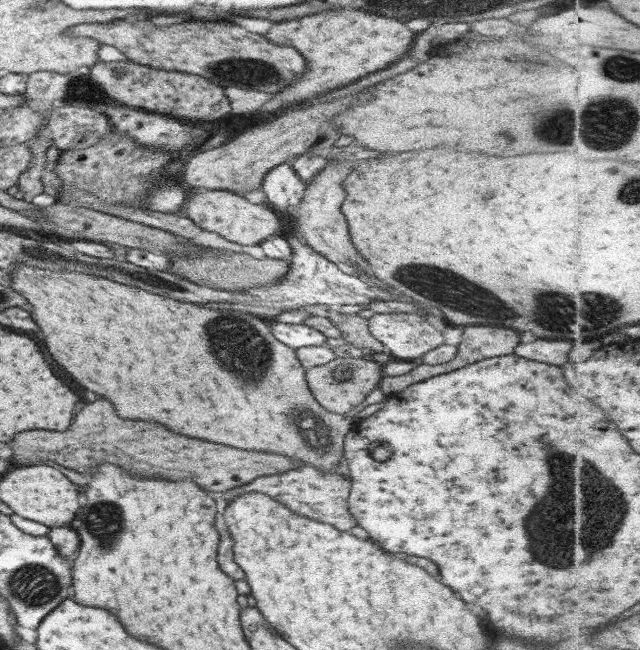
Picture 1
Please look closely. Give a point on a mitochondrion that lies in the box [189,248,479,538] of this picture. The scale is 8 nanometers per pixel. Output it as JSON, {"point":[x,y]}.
{"point":[247,358]}

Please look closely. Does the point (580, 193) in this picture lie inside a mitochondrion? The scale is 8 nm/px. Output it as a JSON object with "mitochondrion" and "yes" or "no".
{"mitochondrion":"no"}

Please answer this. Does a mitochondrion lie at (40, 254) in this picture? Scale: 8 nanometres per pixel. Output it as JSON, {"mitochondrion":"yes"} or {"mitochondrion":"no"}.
{"mitochondrion":"yes"}

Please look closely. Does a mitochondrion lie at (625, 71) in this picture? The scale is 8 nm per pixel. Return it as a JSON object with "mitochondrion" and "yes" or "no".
{"mitochondrion":"yes"}

